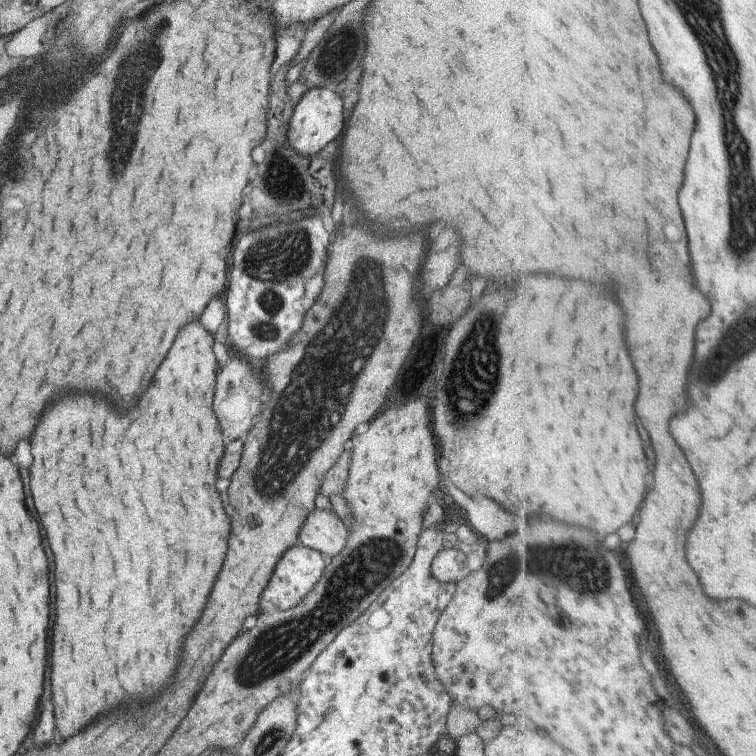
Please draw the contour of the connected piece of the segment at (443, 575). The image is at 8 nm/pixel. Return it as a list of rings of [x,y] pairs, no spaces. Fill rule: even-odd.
[[[455,545],[452,548],[442,547],[431,561],[431,576],[440,583],[455,584],[470,572],[465,559],[465,555]]]

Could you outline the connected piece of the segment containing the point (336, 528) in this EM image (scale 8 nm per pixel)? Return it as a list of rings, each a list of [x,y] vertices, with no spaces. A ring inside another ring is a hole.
[[[313,508],[300,524],[297,540],[299,544],[331,558],[344,547],[347,535],[346,527],[333,512]]]

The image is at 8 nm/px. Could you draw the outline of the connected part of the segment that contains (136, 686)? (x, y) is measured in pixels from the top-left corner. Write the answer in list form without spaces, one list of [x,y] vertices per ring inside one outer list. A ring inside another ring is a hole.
[[[199,322],[187,324],[187,326],[177,334],[173,346],[169,348],[165,360],[161,362],[159,370],[155,372],[155,376],[153,376],[153,380],[151,380],[147,392],[141,396],[141,400],[139,400],[139,404],[135,406],[135,410],[127,412],[125,416],[119,416],[119,414],[115,414],[113,408],[111,408],[105,400],[101,400],[101,398],[91,398],[91,396],[65,396],[65,398],[53,402],[47,410],[43,410],[43,416],[39,418],[39,424],[37,424],[37,428],[35,428],[33,436],[31,436],[31,442],[29,442],[29,446],[31,446],[31,458],[33,458],[33,460],[31,460],[31,468],[29,468],[29,486],[31,486],[29,490],[31,490],[31,500],[33,500],[35,514],[37,514],[37,518],[39,518],[39,524],[41,524],[41,528],[43,528],[43,532],[45,532],[47,546],[53,550],[53,552],[51,552],[53,564],[59,566],[59,568],[53,568],[53,580],[55,580],[55,588],[57,588],[57,590],[55,590],[55,598],[57,598],[57,600],[55,600],[57,620],[53,622],[53,630],[51,630],[51,674],[49,674],[49,678],[51,678],[51,702],[53,702],[53,712],[55,712],[55,730],[57,730],[57,734],[59,734],[61,740],[71,738],[75,732],[79,732],[81,728],[85,728],[87,724],[91,724],[91,720],[95,720],[97,716],[103,716],[103,714],[105,714],[107,710],[111,710],[111,708],[117,708],[117,706],[127,708],[127,706],[141,704],[141,702],[147,702],[147,700],[155,698],[155,694],[173,678],[173,674],[175,674],[175,670],[177,670],[177,666],[179,666],[179,660],[181,660],[181,646],[183,646],[183,640],[185,640],[187,632],[191,632],[191,628],[193,628],[195,620],[199,618],[199,612],[203,610],[203,604],[205,604],[205,600],[207,600],[207,596],[209,596],[209,592],[211,592],[211,588],[205,586],[205,574],[207,574],[207,576],[213,576],[213,582],[215,582],[215,576],[217,576],[219,568],[221,568],[223,554],[225,554],[225,546],[227,546],[227,536],[229,536],[229,518],[225,520],[225,512],[223,512],[219,494],[217,494],[217,490],[215,490],[215,480],[217,480],[217,474],[215,474],[215,472],[217,472],[219,458],[221,458],[221,454],[223,454],[223,442],[221,442],[220,426],[218,425],[212,409],[212,396],[214,393],[214,384],[216,383],[215,375],[217,368],[215,356],[211,351],[213,341],[211,334],[207,334],[207,332],[199,326]],[[125,434],[137,434],[139,442],[137,442],[137,444],[131,444],[131,448],[129,448],[129,446],[123,448],[123,446],[115,444],[115,438],[119,438],[119,436],[123,438]],[[101,454],[135,454],[135,456],[101,456]]]

